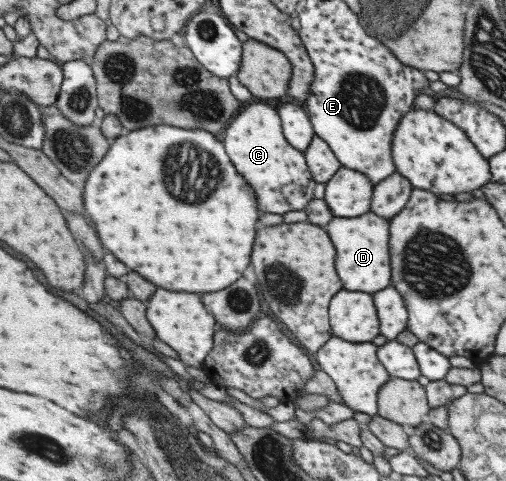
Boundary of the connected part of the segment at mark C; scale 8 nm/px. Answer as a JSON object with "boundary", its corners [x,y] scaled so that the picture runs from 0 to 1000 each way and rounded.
{"boundary":[[[494,216],[474,229],[443,270],[443,312],[466,358],[502,395],[510,437],[538,445],[597,439],[619,412],[621,374],[603,341],[599,314],[573,304],[553,266],[549,235],[526,216]]]}

